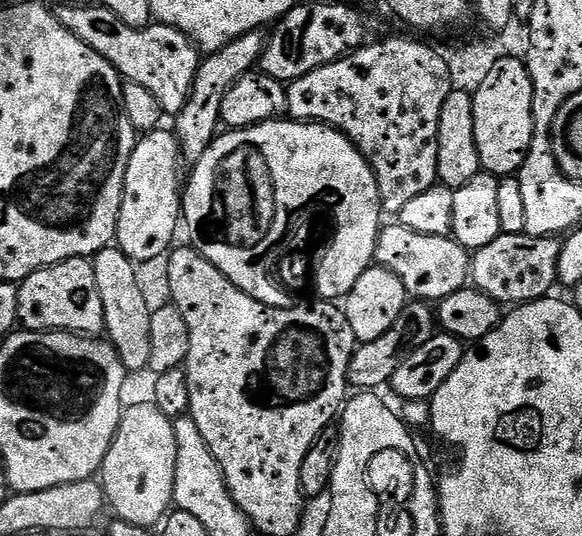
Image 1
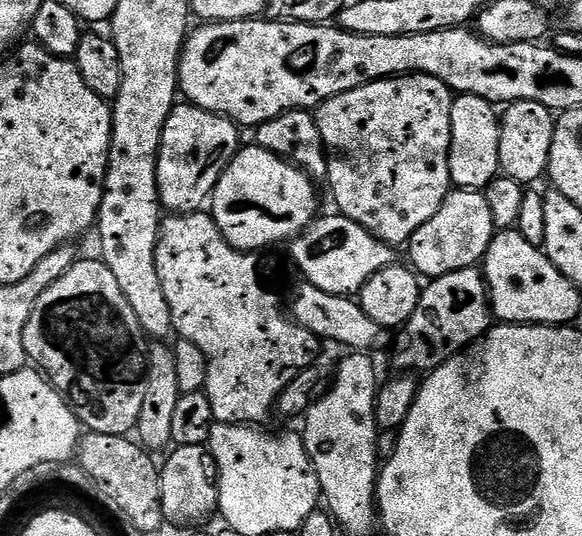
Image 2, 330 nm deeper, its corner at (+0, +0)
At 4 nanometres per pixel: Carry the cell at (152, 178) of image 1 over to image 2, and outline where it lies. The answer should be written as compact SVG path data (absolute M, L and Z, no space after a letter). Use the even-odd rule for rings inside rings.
M187 102L177 103L162 130L158 158L158 190L161 205L169 213L201 211L209 203L216 183L242 147L241 129L225 116L216 116Z

